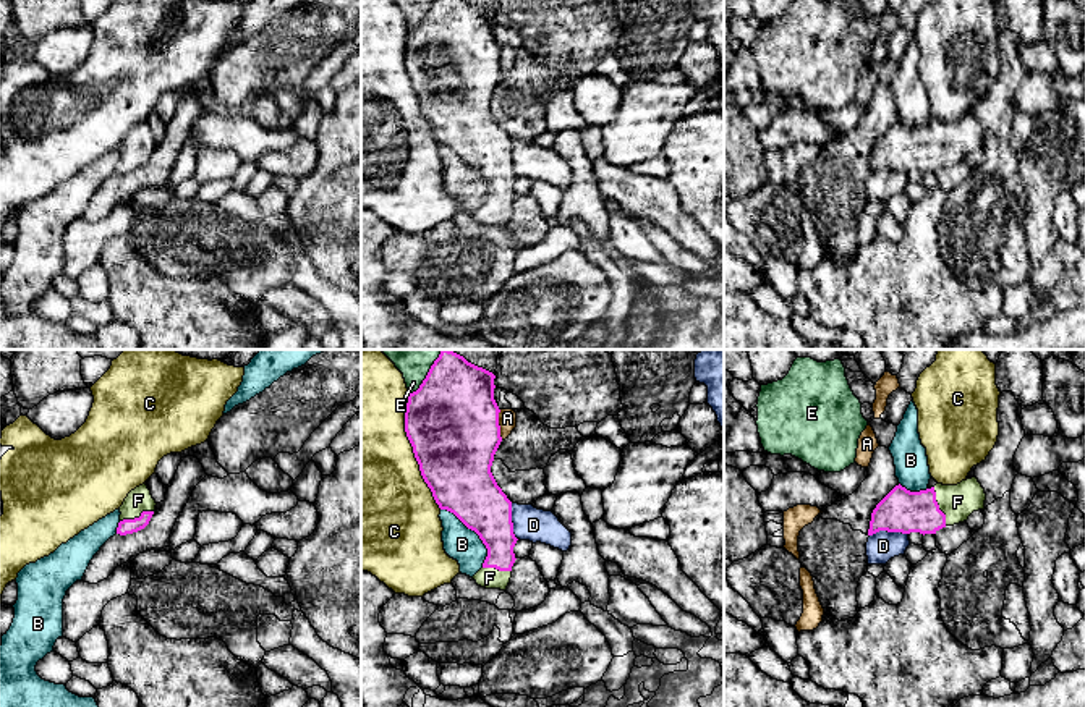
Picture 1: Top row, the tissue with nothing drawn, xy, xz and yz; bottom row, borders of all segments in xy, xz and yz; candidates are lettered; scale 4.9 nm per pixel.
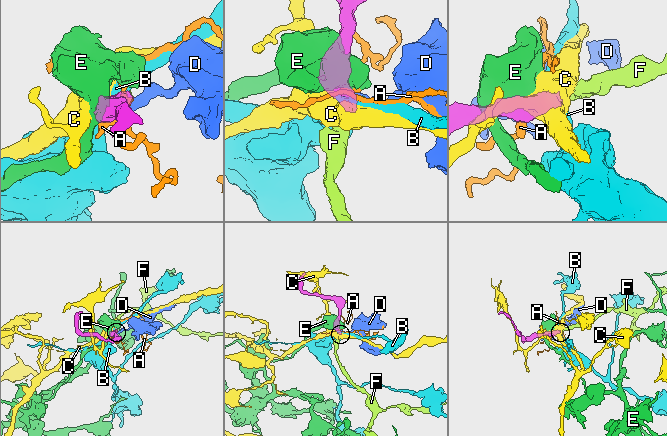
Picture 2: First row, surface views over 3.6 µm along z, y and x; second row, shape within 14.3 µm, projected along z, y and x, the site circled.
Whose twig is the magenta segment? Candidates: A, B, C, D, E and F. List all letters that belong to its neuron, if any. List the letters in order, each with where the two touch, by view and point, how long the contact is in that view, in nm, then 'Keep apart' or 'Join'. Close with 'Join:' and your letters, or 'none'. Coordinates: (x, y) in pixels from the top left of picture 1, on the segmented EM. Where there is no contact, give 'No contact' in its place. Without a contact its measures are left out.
A: Touches magenta at xz (497, 424). Shared border 150 nm. Keep apart
B: Touches magenta at xz (475, 531). Shared border 360 nm. Keep apart
C: Touches magenta at xz (413, 452). Shared border 600 nm. Keep apart
D: Touches magenta at yz (888, 531). Shared border 190 nm. Keep apart
E: Touches magenta at xz (428, 372). Shared border 280 nm. Keep apart
F: Touches magenta at yz (938, 507). Shared border 200 nm. Join
Join: F

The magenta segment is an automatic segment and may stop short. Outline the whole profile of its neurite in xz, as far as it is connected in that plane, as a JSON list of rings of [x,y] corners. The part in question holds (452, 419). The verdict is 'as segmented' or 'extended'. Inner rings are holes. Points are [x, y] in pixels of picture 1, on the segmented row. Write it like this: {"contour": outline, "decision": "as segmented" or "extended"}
{"contour": [[[442,349],[419,388],[408,395],[405,432],[439,508],[453,513],[487,548],[483,568],[473,579],[481,587],[505,591],[517,560],[513,547],[518,539],[513,534],[512,502],[491,472],[502,442],[494,379],[492,372],[450,349]]], "decision": "extended"}

